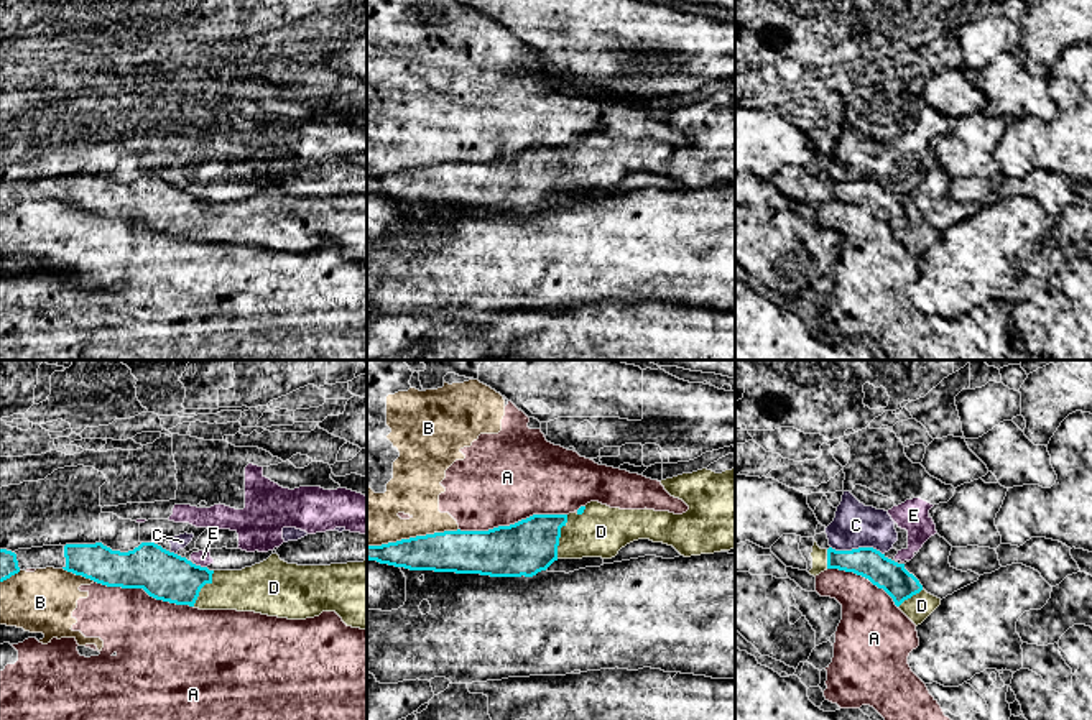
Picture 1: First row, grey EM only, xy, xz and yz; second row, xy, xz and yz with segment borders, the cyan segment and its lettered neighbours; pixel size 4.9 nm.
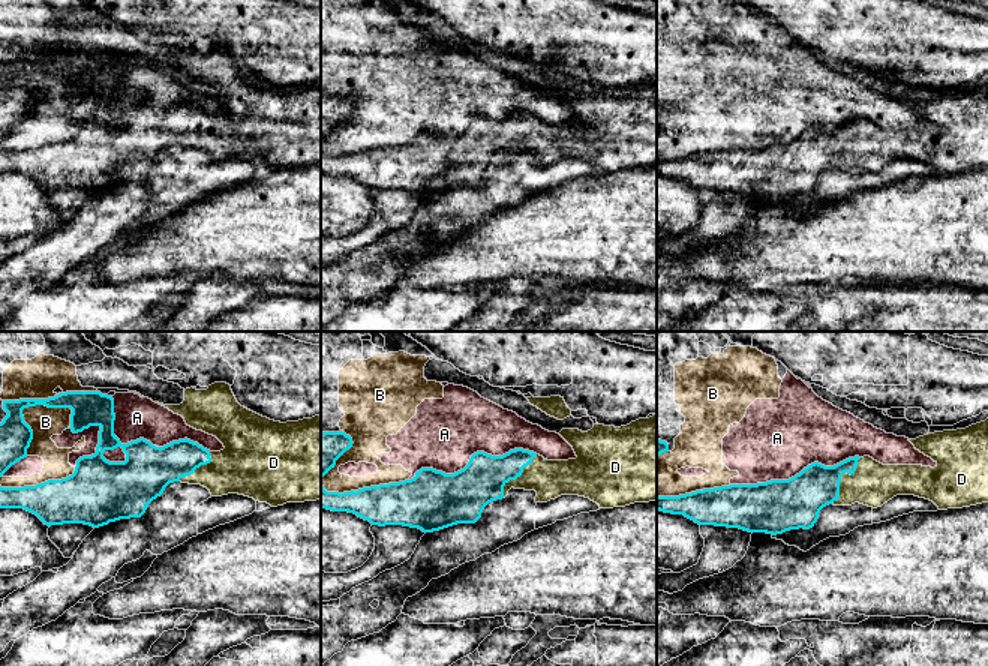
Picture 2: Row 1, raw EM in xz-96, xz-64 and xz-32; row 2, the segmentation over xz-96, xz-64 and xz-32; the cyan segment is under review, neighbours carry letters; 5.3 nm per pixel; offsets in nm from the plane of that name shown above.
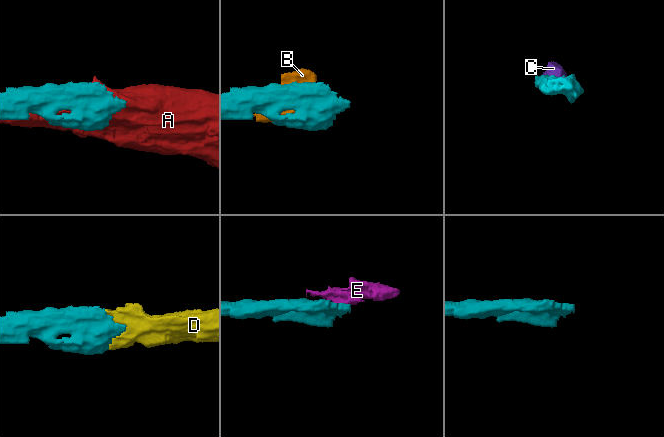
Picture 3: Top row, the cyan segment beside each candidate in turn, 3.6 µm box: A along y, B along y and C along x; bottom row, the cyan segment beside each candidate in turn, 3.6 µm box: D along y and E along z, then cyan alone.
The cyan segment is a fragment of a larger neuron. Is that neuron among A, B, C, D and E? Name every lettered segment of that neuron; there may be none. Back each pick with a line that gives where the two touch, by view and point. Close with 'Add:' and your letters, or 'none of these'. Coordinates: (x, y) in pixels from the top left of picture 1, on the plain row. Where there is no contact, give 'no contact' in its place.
D: xz (559, 168)
Add: D

